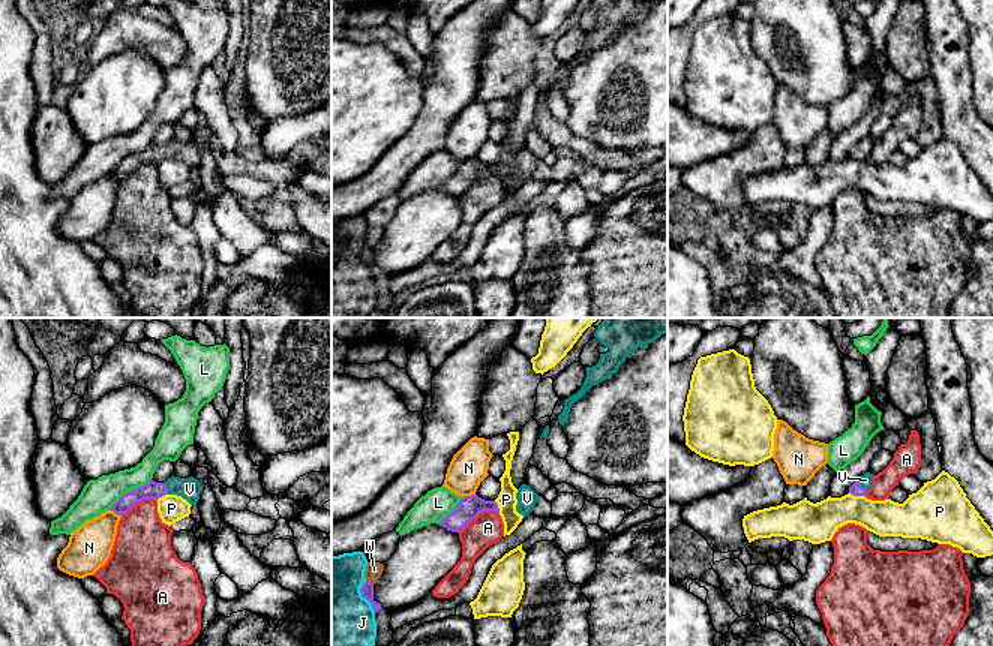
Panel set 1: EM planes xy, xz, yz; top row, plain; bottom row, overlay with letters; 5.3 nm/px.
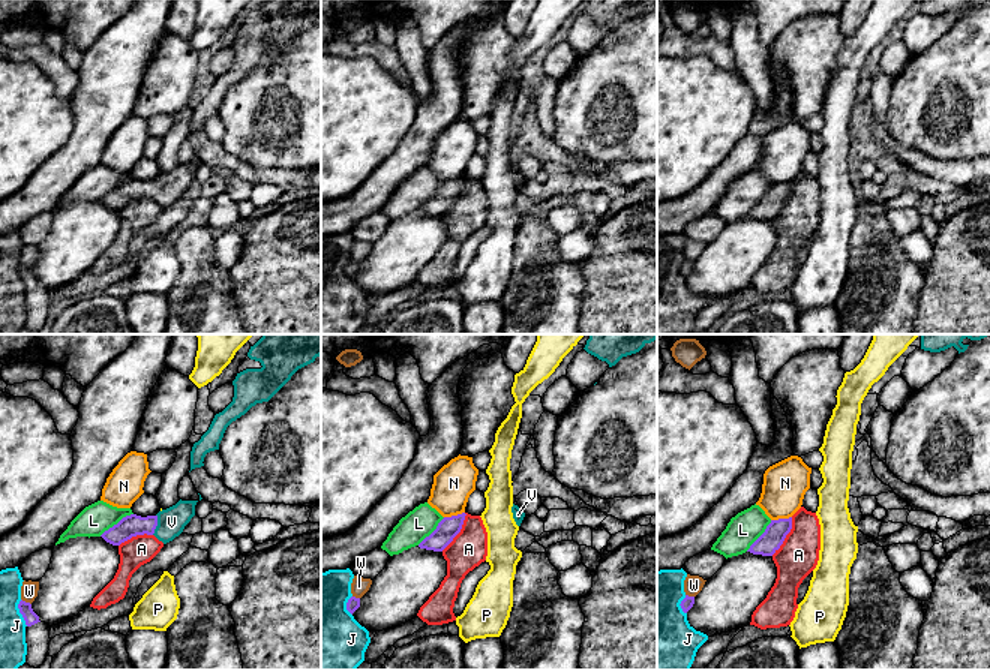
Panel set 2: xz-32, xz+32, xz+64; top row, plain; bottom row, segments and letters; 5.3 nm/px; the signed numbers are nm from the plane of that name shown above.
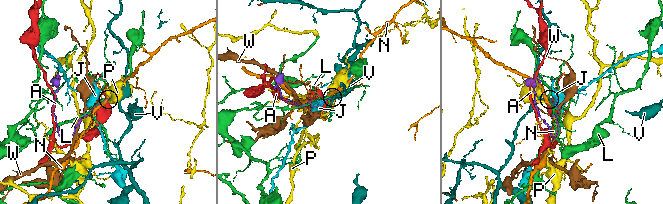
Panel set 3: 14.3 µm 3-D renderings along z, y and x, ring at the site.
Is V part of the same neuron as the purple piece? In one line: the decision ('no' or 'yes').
yes

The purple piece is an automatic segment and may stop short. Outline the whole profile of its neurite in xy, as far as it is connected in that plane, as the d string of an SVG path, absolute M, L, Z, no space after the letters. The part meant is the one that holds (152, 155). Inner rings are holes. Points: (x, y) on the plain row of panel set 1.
M172 139L165 147L150 144L147 148L128 156L110 174L118 180L123 180L138 166L144 163L158 165L165 159L177 159L186 163L190 169L196 169L200 157L201 147L196 142L178 142Z

